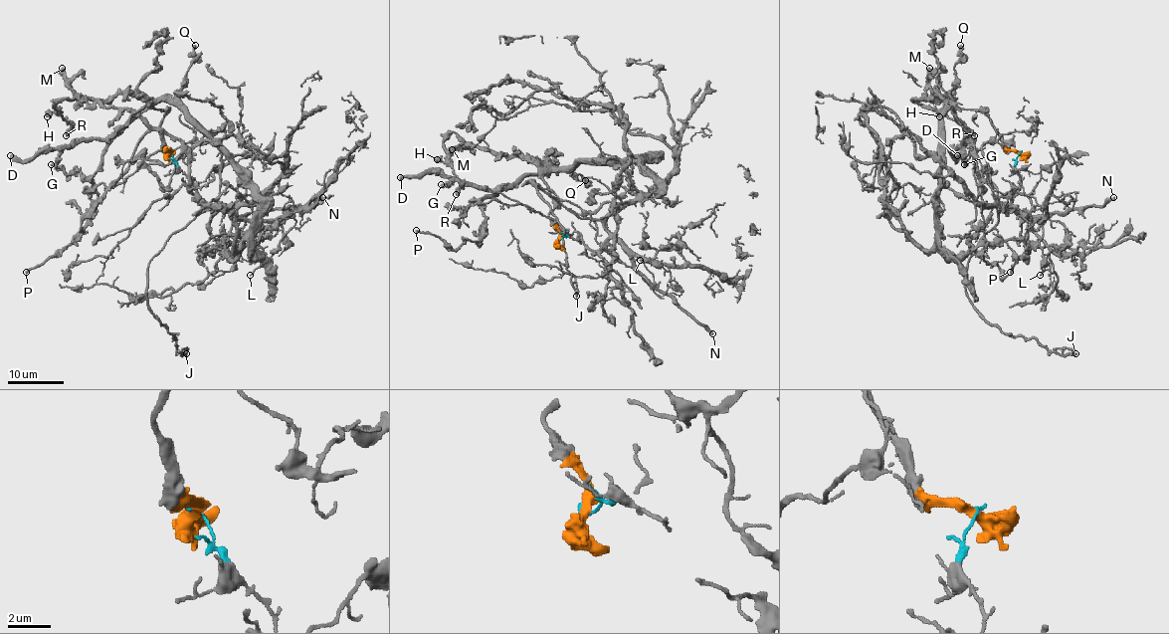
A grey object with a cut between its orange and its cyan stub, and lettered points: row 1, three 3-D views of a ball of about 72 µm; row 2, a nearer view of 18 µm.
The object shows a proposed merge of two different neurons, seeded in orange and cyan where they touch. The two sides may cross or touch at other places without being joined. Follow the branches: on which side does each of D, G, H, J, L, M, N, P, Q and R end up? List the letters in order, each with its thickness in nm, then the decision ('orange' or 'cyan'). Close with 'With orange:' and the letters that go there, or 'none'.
D: 550 nm | orange
G: 440 nm | orange
H: 420 nm | orange
J: 200 nm | cyan
L: 100 nm | cyan
M: 600 nm | orange
N: 340 nm | cyan
P: 240 nm | orange
Q: 400 nm | orange
R: 360 nm | orange
With orange: D, G, H, M, P, Q, R

